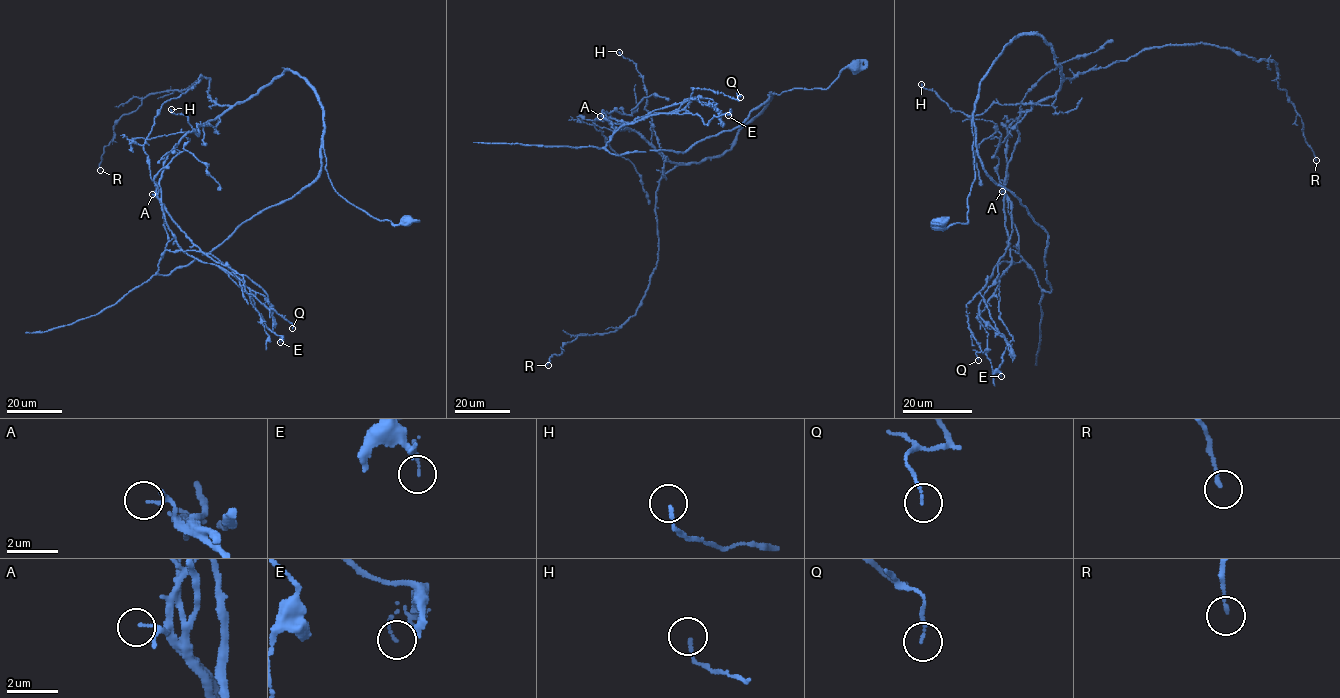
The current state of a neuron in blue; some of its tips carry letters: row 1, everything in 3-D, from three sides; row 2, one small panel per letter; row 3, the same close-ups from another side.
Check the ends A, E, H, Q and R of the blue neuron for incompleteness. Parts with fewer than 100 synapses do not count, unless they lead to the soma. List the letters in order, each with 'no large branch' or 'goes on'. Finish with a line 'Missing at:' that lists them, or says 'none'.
A: no large branch
E: no large branch
H: no large branch
Q: no large branch
R: no large branch
Missing at: none

